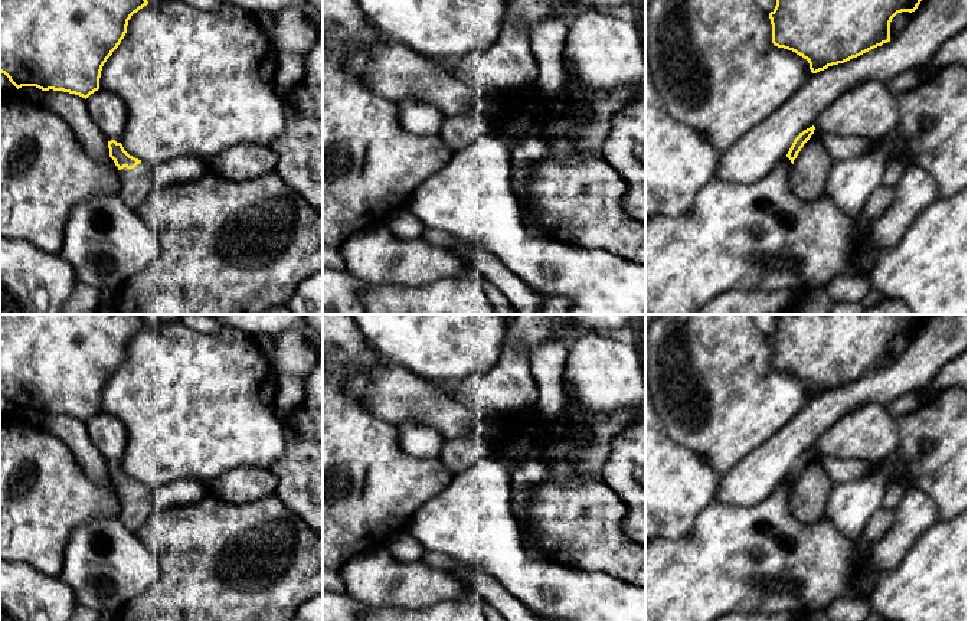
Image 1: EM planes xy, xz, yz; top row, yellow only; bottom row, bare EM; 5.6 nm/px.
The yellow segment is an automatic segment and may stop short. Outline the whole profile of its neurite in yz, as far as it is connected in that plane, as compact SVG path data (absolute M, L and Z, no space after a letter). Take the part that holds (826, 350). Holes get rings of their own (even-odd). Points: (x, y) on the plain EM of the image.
M778 314L776 329L769 336L772 366L808 383L812 396L844 386L890 365L890 344L902 334L915 334L922 314Z

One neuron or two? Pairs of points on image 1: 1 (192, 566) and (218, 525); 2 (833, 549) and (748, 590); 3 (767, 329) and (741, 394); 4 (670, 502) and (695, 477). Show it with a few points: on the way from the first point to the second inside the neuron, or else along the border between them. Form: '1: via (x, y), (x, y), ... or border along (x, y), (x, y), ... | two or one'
1: via (202, 556), (213, 545), (213, 535) | one
2: via (811, 565), (769, 568) | one
3: border along (758, 329), (768, 337) | two
4: via (676, 496), (689, 483) | one

